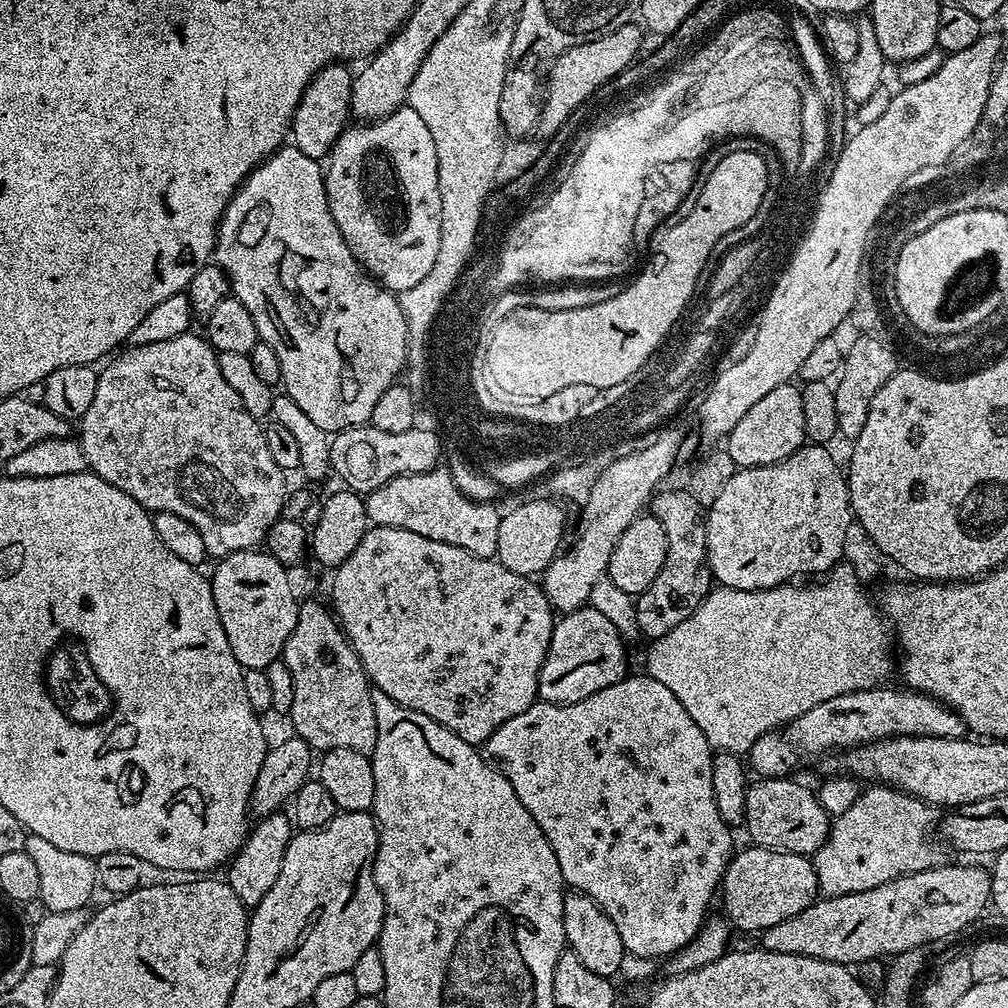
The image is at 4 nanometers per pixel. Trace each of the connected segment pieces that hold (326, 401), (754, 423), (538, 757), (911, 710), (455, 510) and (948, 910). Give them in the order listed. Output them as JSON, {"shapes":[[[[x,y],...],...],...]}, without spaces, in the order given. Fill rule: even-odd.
{"shapes":[[[[281,146],[255,170],[244,179],[244,183],[236,189],[232,200],[226,206],[224,216],[220,220],[220,227],[216,229],[215,263],[219,264],[221,272],[228,278],[231,295],[250,310],[250,318],[254,318],[254,326],[258,330],[260,340],[274,346],[274,354],[278,354],[278,363],[282,365],[282,388],[286,395],[322,430],[335,434],[344,428],[358,428],[367,425],[374,414],[374,405],[378,398],[386,394],[391,384],[397,383],[398,377],[405,371],[408,360],[408,323],[399,299],[387,288],[381,286],[373,277],[364,271],[364,267],[354,258],[350,246],[342,238],[338,226],[334,222],[334,214],[330,214],[330,206],[326,198],[324,185],[325,169],[321,161],[302,154],[294,146]]],[[[789,382],[782,386],[774,386],[766,398],[754,402],[734,430],[726,437],[726,450],[730,458],[734,458],[737,469],[761,468],[777,464],[804,447],[804,419],[802,418],[802,394],[795,383]]],[[[625,675],[624,679],[598,690],[598,694],[590,694],[590,698],[582,698],[582,702],[573,704],[549,704],[537,702],[522,710],[522,714],[514,714],[482,745],[482,752],[495,767],[503,772],[504,777],[514,786],[514,794],[530,810],[534,822],[546,834],[550,846],[554,850],[554,858],[558,858],[558,866],[562,870],[562,878],[569,889],[586,894],[598,902],[598,906],[618,926],[618,935],[622,938],[625,953],[649,958],[667,958],[682,946],[686,946],[698,934],[709,915],[708,903],[717,895],[720,881],[724,879],[724,871],[734,855],[732,848],[733,829],[718,814],[718,806],[714,802],[714,782],[712,781],[712,758],[714,749],[706,742],[706,734],[698,730],[694,718],[686,714],[686,706],[662,686],[653,676]]],[[[888,687],[859,688],[856,692],[838,694],[838,698],[826,698],[826,702],[810,706],[806,714],[791,717],[781,732],[766,730],[746,754],[751,771],[756,771],[755,775],[760,778],[787,777],[791,768],[811,756],[820,756],[831,748],[851,750],[887,736],[937,736],[958,740],[965,735],[964,719],[941,700],[924,692],[899,692]]],[[[437,466],[429,472],[406,474],[378,486],[378,490],[367,493],[364,505],[368,511],[368,519],[373,525],[381,528],[401,528],[413,534],[422,534],[422,538],[434,538],[434,542],[446,542],[450,546],[458,546],[478,558],[493,559],[498,550],[498,522],[502,515],[495,503],[484,503],[472,500],[459,489],[455,479],[447,467]]],[[[944,862],[921,872],[906,872],[897,880],[874,886],[874,890],[817,899],[816,903],[802,910],[802,914],[794,914],[794,918],[786,918],[786,922],[778,922],[778,926],[766,929],[762,934],[762,948],[778,954],[806,955],[826,962],[863,966],[869,960],[893,958],[902,951],[923,949],[926,944],[944,940],[962,931],[967,924],[985,915],[984,907],[989,907],[991,898],[992,878],[987,867]]]]}

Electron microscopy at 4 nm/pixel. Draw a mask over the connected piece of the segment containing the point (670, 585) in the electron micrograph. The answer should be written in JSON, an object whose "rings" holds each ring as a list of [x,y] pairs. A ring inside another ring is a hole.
{"rings":[[[672,488],[669,492],[657,491],[650,501],[651,515],[657,516],[662,522],[668,545],[666,562],[662,562],[658,578],[654,578],[654,582],[650,582],[650,586],[646,586],[646,590],[635,597],[636,630],[648,642],[670,634],[674,626],[686,622],[686,618],[690,618],[696,607],[708,597],[714,584],[712,567],[708,564],[706,509],[691,492],[680,488]]]}

